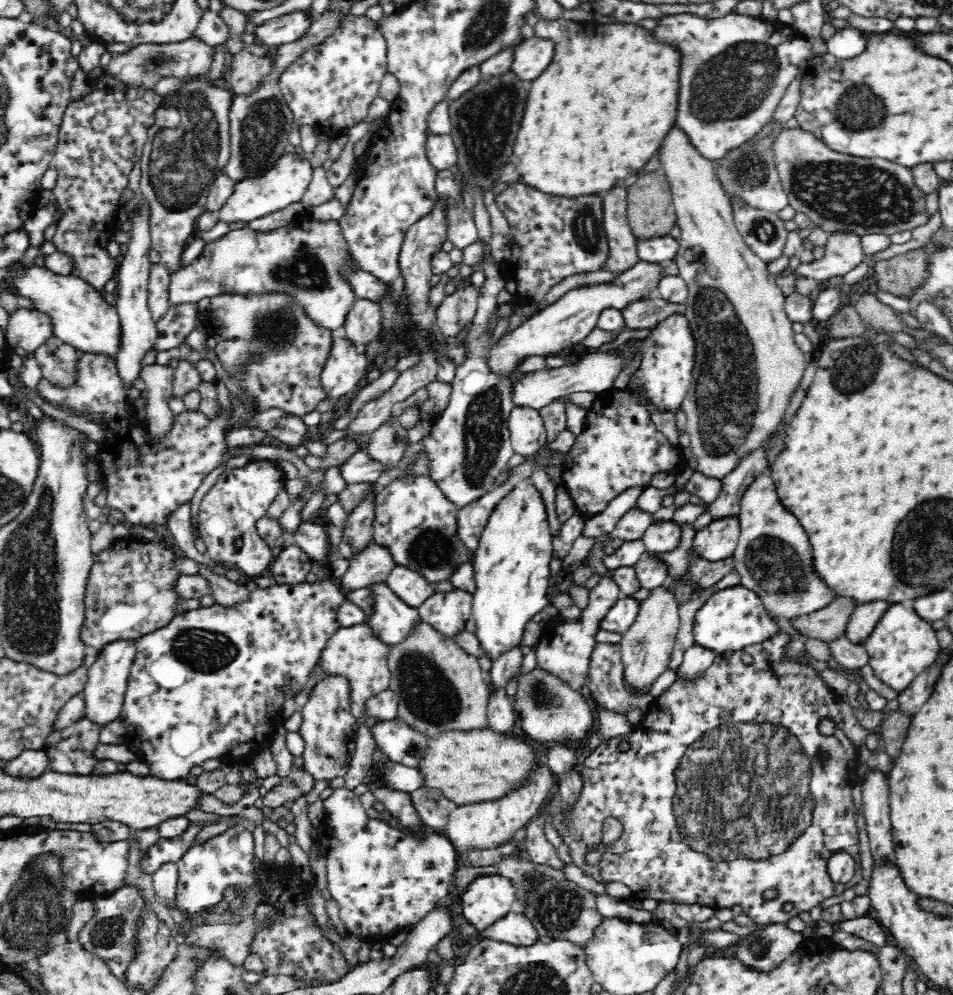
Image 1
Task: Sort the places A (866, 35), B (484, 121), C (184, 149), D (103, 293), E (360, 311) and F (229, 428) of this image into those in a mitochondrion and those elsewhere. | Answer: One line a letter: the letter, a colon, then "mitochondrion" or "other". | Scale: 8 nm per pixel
A: other
B: mitochondrion
C: mitochondrion
D: other
E: other
F: other

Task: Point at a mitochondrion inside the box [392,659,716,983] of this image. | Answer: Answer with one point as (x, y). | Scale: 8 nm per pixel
(559, 907)

